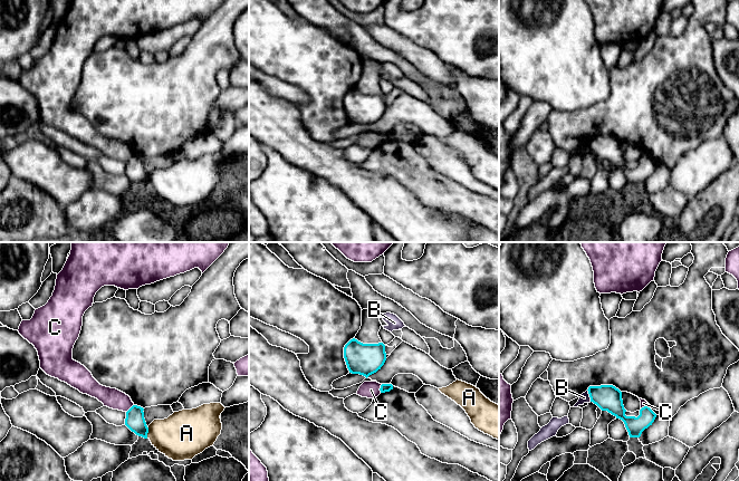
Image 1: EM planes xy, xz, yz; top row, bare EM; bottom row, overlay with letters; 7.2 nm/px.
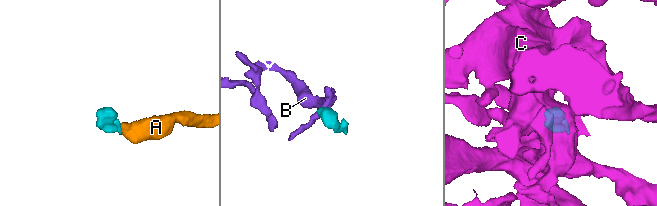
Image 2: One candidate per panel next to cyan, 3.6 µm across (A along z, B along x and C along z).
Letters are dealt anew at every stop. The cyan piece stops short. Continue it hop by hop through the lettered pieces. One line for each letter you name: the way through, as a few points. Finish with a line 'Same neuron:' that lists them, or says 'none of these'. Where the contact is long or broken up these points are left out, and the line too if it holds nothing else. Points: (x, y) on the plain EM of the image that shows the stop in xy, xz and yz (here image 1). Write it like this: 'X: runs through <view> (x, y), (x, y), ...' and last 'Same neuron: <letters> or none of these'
Same neuron: none of these

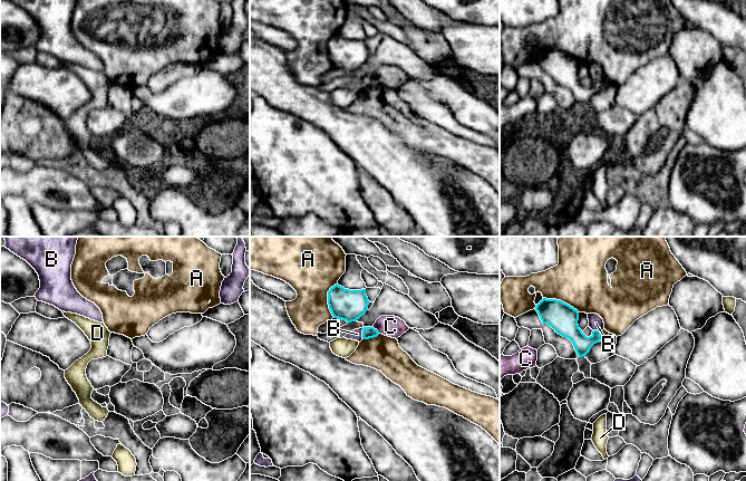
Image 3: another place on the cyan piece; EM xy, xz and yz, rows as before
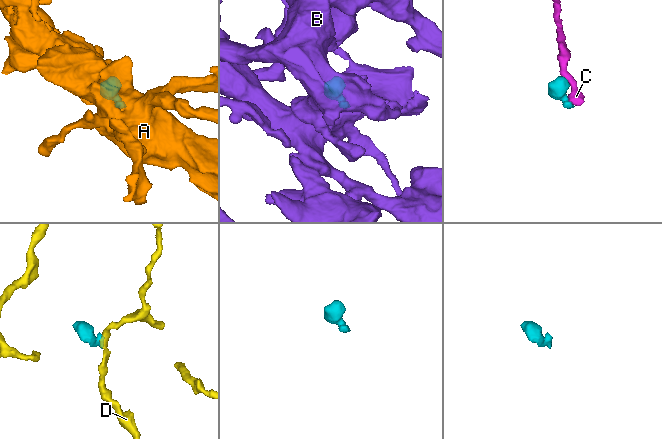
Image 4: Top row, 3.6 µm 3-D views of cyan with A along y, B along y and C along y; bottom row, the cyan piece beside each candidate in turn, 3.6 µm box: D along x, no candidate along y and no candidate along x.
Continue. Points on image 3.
Same neuron: none of these

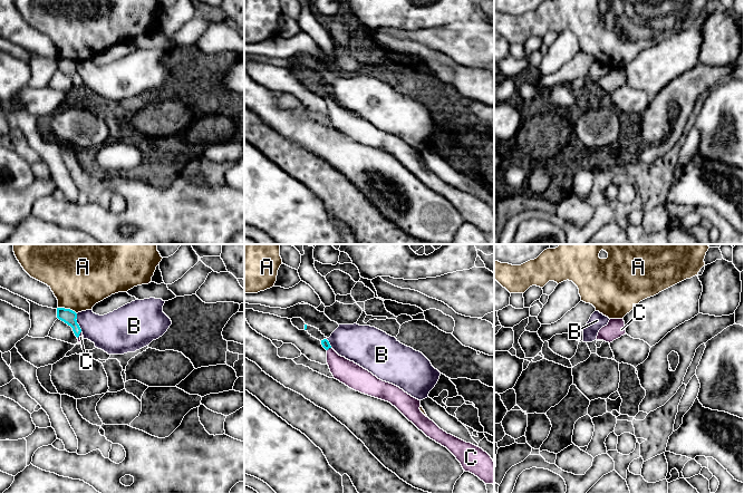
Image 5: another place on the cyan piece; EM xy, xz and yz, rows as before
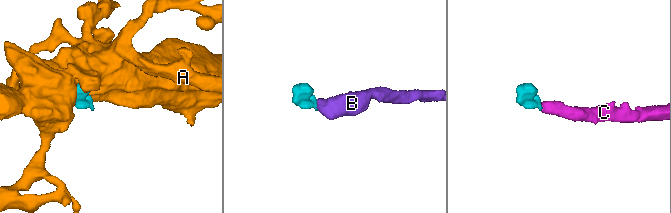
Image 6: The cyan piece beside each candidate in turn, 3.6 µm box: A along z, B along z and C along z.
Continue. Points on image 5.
C: runs through xy (67, 66), (79, 84), (80, 87)
Same neuron: C

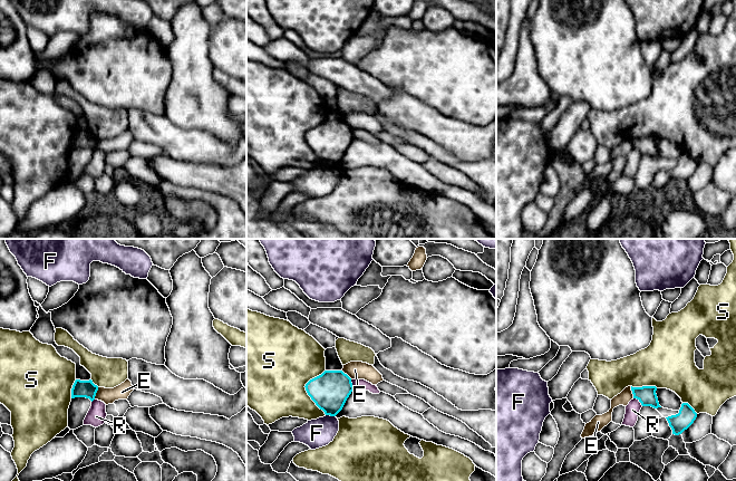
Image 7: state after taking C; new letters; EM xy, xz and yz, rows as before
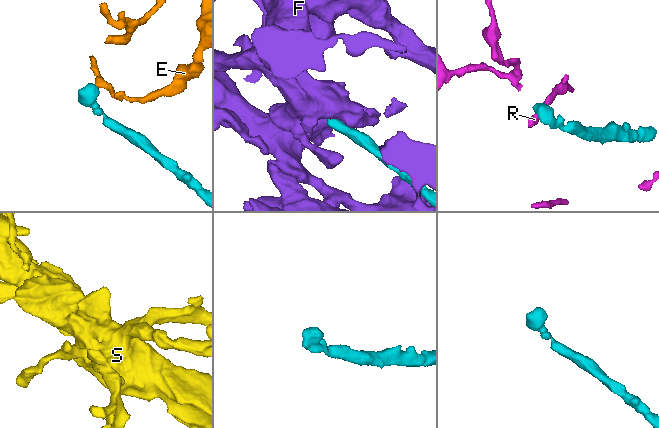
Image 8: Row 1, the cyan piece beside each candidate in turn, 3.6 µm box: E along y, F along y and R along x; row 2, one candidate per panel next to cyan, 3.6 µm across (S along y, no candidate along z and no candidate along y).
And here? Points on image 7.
Same neuron: none of these

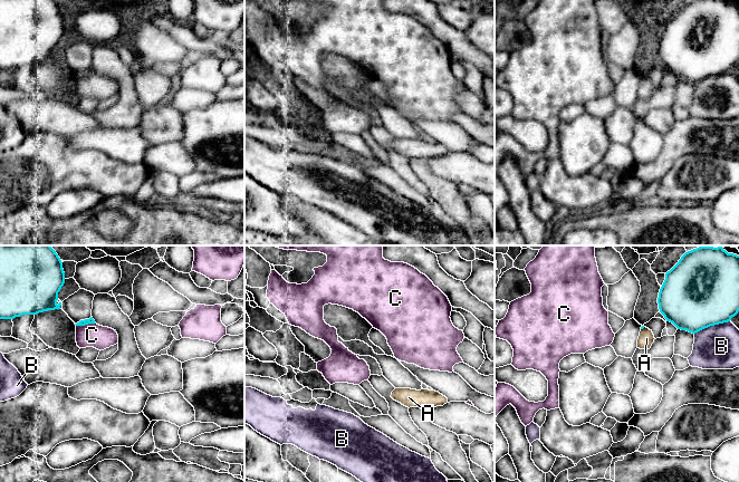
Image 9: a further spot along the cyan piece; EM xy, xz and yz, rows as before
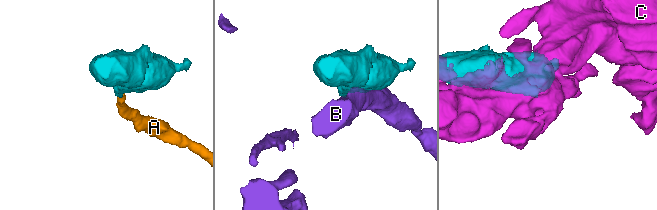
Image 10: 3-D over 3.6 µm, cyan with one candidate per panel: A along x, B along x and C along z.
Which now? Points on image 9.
A: runs through yz (642, 77), (642, 78), (646, 88)
Same neuron: A

